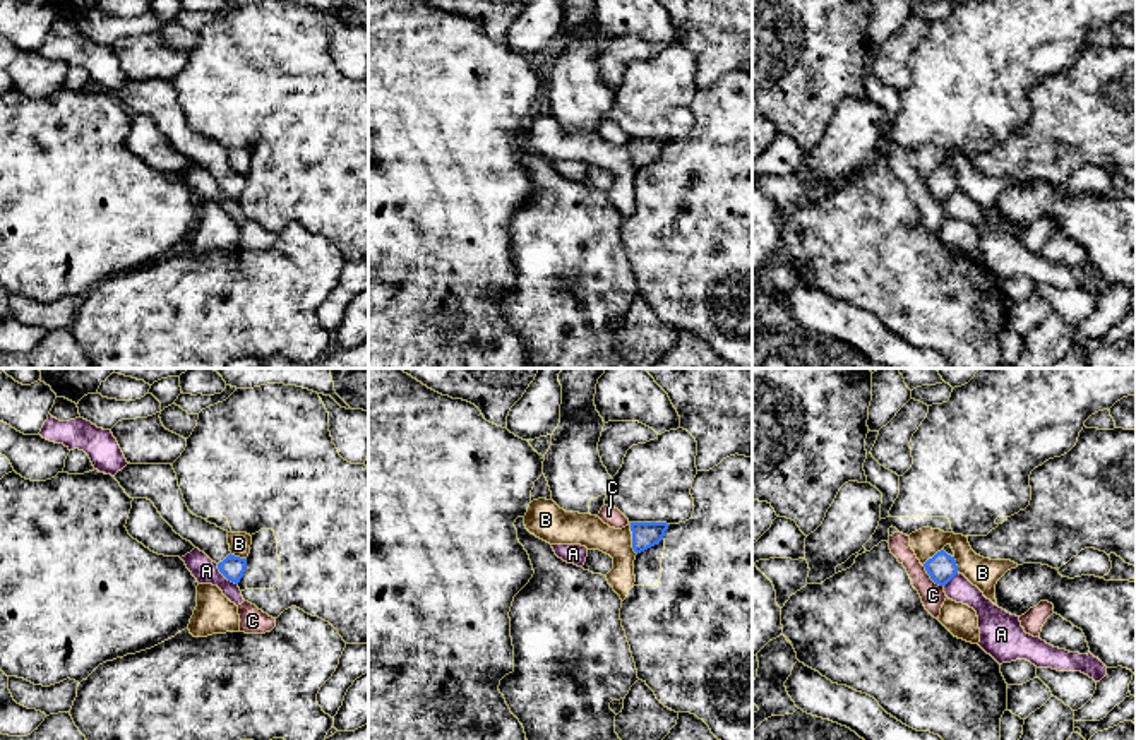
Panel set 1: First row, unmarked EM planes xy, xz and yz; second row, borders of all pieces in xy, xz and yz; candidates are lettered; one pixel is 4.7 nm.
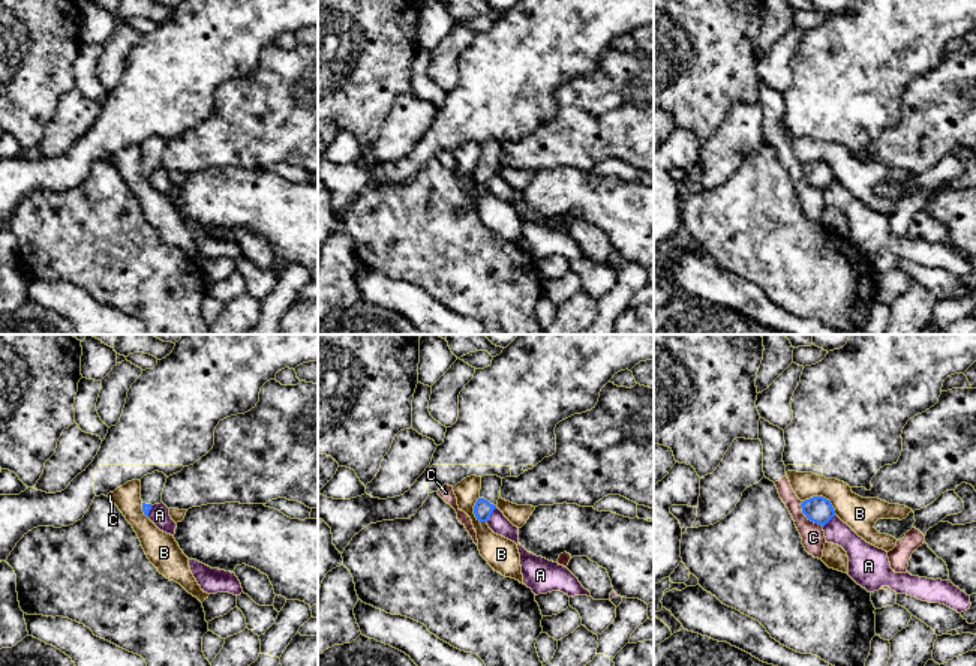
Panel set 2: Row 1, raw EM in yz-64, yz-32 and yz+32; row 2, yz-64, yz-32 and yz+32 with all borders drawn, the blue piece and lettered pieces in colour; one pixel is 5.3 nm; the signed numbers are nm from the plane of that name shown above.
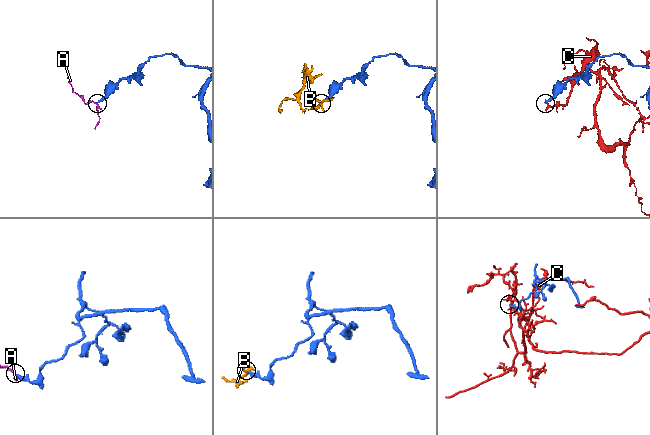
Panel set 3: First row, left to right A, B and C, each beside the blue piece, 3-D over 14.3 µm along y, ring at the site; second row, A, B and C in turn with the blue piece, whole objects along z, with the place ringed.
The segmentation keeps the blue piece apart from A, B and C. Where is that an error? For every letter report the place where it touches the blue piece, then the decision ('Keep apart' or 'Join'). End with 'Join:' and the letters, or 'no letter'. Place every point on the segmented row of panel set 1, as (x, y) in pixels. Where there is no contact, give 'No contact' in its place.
A: Touches blue at xy (225, 576). Keep apart
B: Touches blue at xz (633, 538). Keep apart
C: Touches blue at yz (931, 578). Keep apart
Join: no letter

